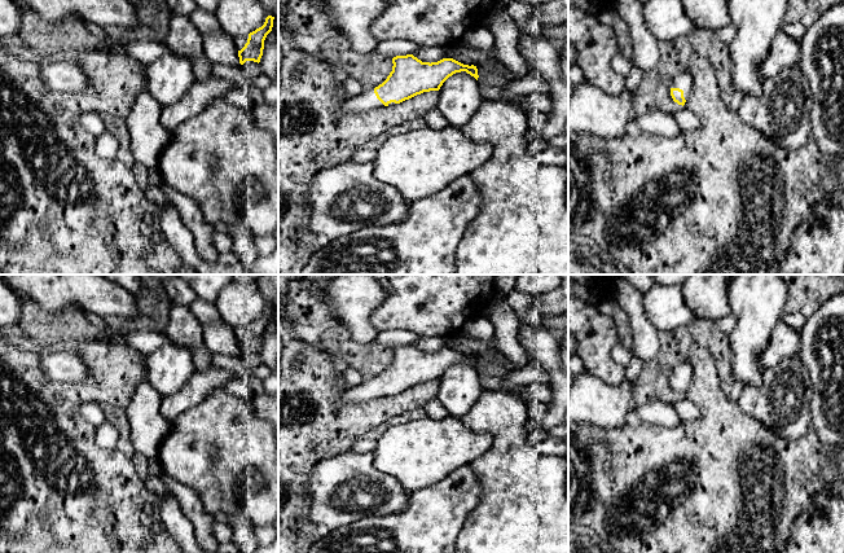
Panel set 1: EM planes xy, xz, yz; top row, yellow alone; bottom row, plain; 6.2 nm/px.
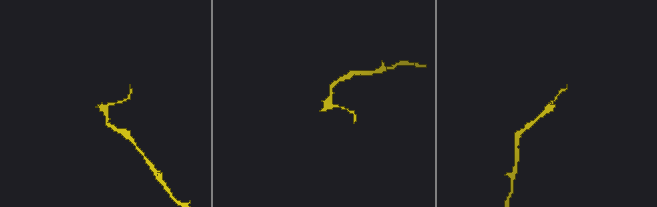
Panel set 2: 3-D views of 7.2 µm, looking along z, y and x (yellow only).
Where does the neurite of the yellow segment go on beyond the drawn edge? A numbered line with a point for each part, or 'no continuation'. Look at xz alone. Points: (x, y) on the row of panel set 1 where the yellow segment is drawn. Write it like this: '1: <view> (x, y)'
1: xz (366, 101)

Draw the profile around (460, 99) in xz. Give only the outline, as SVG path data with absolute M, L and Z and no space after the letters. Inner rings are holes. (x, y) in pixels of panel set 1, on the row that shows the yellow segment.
M466 71L449 76L439 89L438 110L449 127L461 128L484 101L478 80Z

